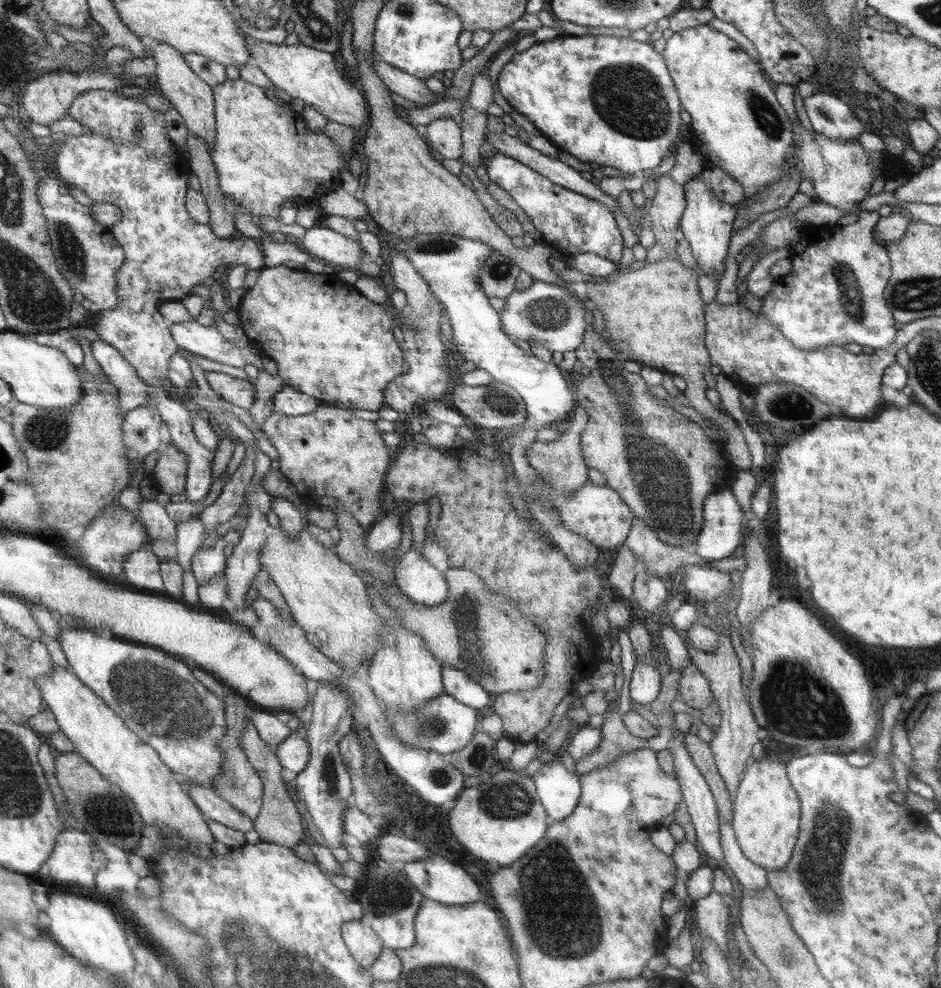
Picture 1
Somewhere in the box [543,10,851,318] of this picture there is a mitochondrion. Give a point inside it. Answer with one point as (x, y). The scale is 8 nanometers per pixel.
(629, 99)

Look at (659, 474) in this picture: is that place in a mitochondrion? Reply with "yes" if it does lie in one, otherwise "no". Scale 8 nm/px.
yes

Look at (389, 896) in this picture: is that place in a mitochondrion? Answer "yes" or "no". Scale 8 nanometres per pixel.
yes

